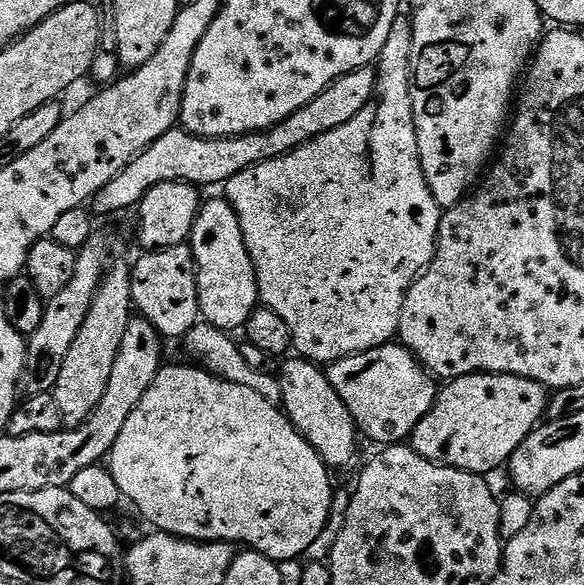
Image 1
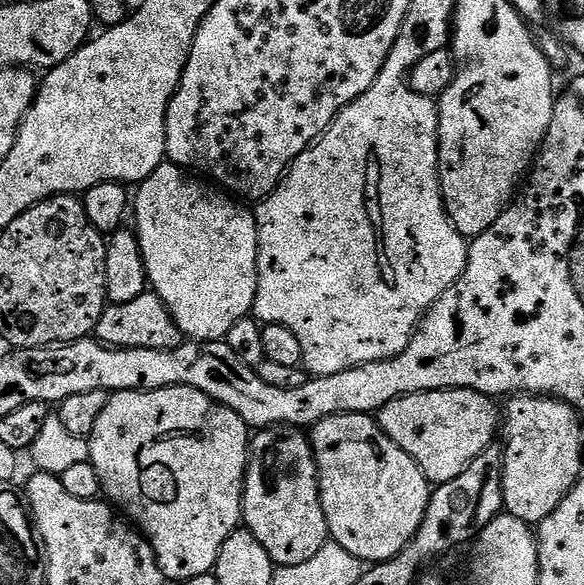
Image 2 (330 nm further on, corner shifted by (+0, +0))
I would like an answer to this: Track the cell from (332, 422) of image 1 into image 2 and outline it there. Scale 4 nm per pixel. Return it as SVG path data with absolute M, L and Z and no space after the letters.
M366 412L338 414L319 420L310 429L310 439L320 475L320 501L331 543L342 546L342 550L368 566L393 560L411 544L428 505L430 485L414 458L399 448Z

